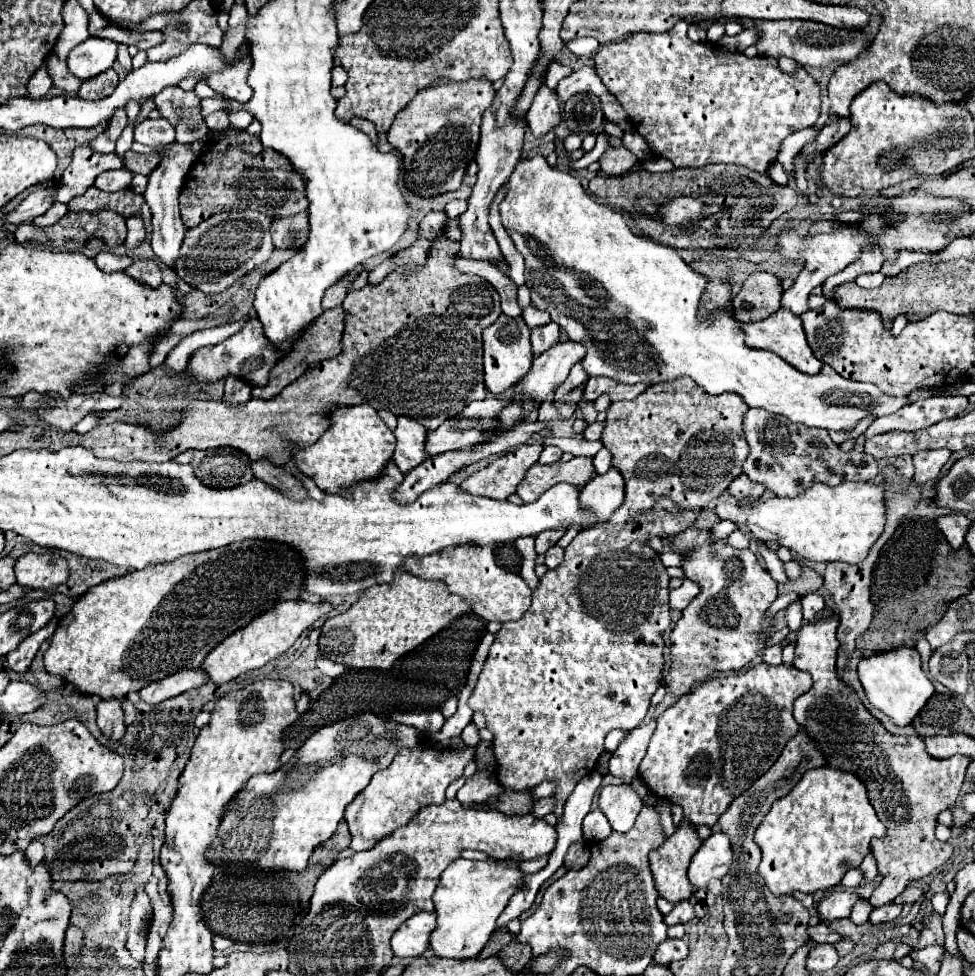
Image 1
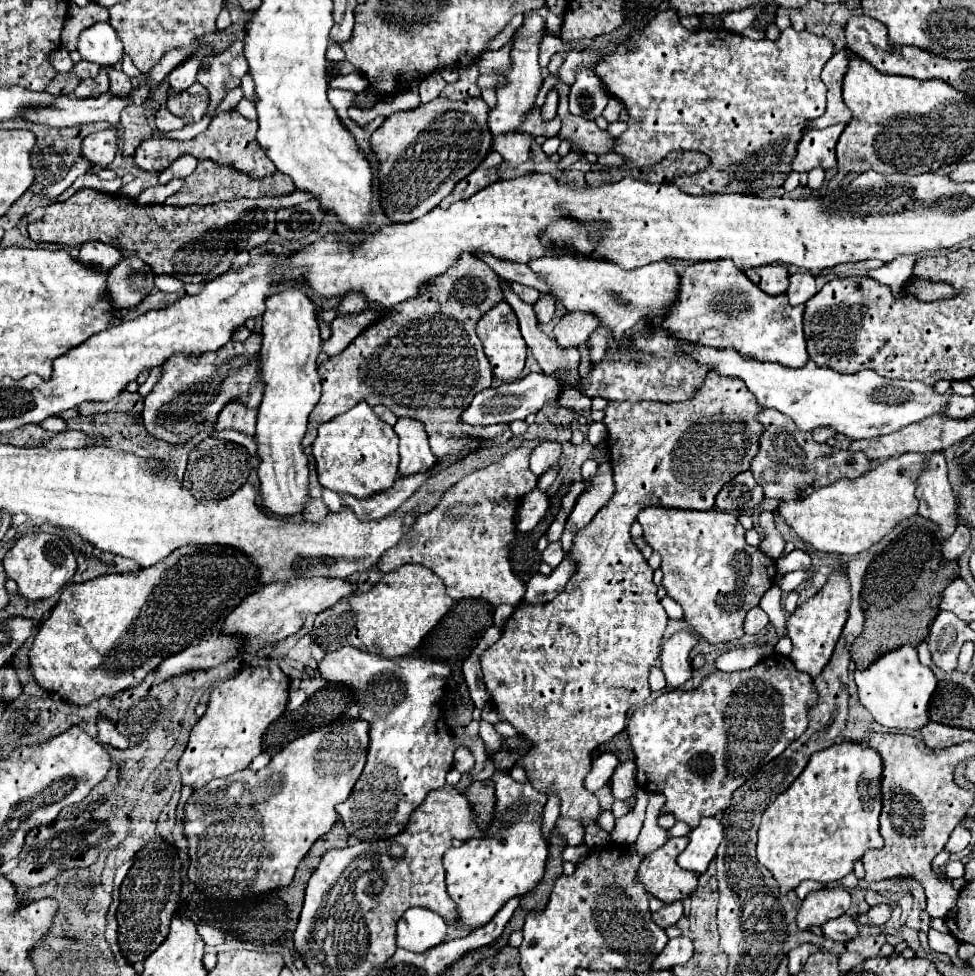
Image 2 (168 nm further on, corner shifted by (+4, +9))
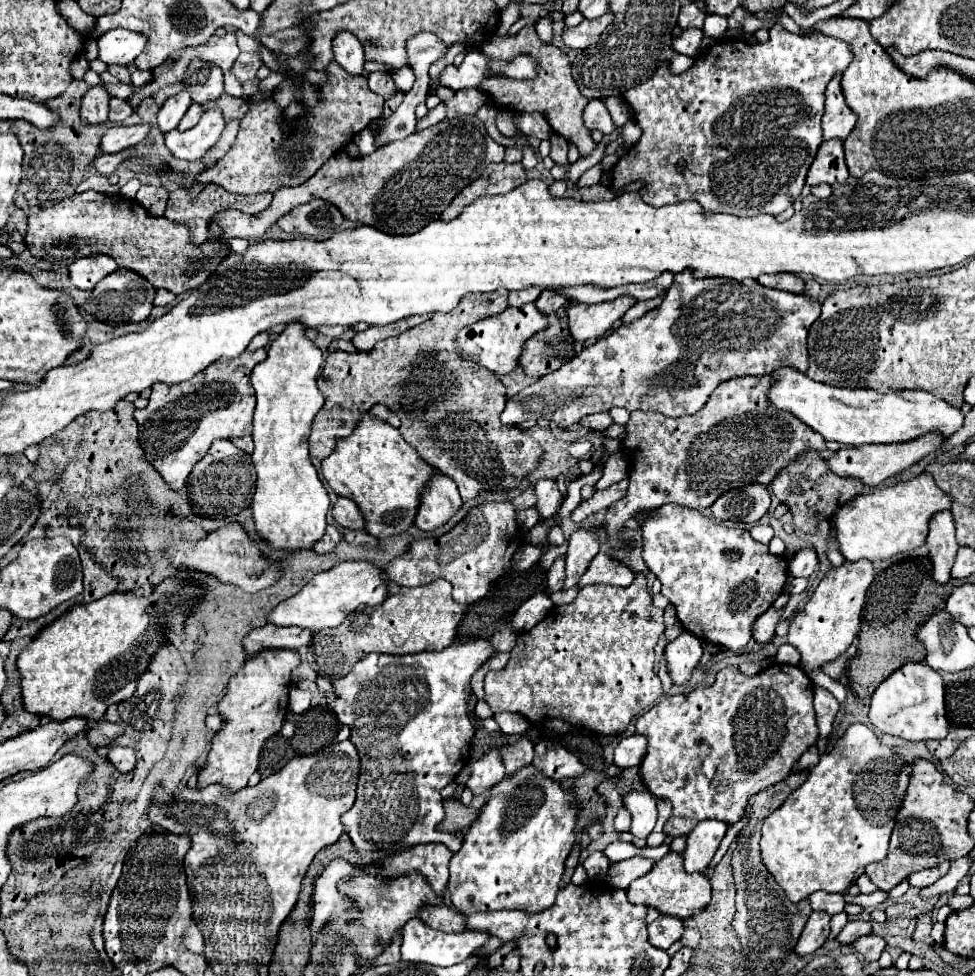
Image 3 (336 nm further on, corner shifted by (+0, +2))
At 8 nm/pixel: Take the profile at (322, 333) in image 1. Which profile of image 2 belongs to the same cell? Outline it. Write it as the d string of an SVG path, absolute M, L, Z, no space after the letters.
M366 309L362 313L338 315L332 321L332 335L326 341L322 341L322 353L328 357L342 353L350 345L350 341L378 317L380 317L380 313L374 309Z

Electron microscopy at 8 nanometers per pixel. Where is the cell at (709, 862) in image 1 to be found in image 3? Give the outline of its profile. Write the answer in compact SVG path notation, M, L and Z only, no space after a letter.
M720 820L700 822L686 838L684 868L686 872L706 872L712 856L716 854L728 824Z

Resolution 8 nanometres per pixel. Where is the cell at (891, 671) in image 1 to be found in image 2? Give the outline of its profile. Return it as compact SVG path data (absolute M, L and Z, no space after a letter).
M902 645L898 651L888 651L878 661L874 661L868 671L858 671L854 679L860 703L884 727L922 729L928 723L928 701L936 689L936 677L930 667L924 667L918 661L918 653L912 645Z

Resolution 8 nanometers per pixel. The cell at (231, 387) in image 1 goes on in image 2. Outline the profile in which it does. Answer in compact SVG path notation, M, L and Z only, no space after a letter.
M232 399L218 415L214 429L238 429L244 433L254 433L256 409L248 409L238 399Z

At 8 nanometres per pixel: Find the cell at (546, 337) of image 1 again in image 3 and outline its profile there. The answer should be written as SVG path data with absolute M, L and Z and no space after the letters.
M544 288L536 300L536 308L544 314L552 314L558 308L562 308L564 304L566 304L566 298L562 298L562 294L554 294L554 290L550 288Z

